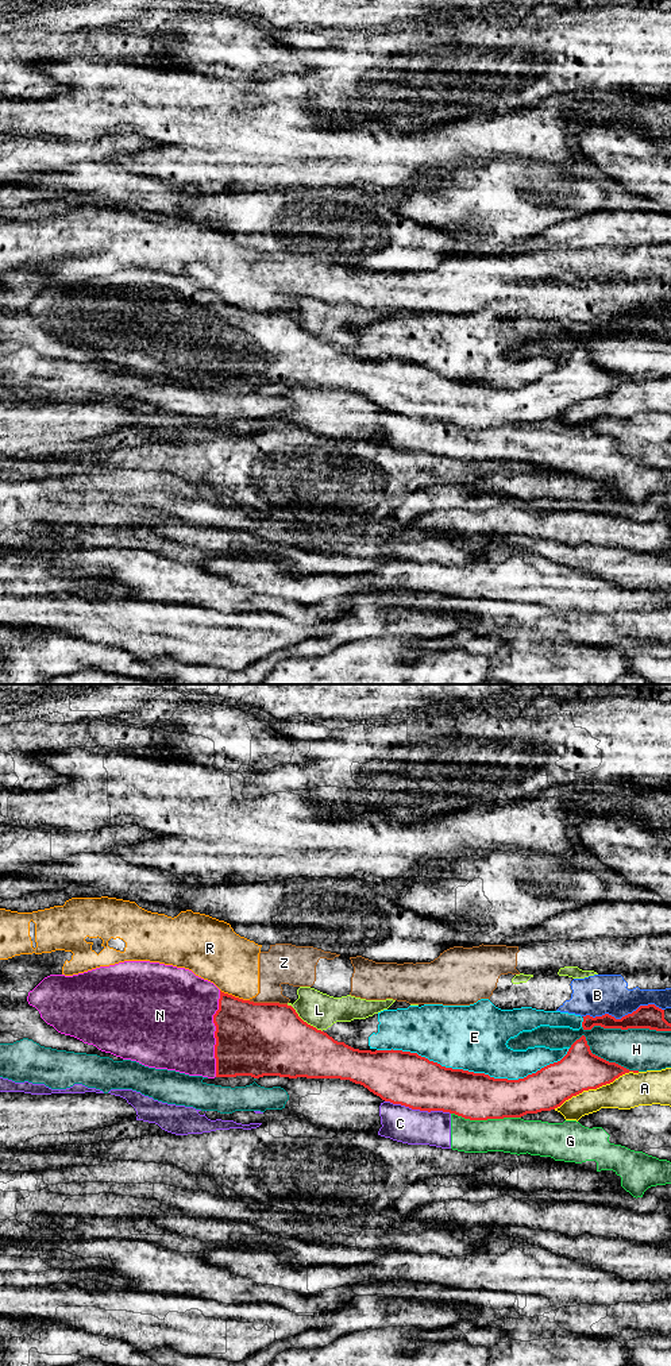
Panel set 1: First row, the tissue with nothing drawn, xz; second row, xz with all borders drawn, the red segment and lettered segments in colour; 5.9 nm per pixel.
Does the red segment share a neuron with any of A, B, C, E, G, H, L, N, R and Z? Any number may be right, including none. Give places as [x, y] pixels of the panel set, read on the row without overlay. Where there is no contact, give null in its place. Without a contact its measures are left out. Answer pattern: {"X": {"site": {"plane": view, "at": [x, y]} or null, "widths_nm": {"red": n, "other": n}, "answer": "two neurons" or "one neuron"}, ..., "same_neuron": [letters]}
{"A": {"site": {"plane": "xz", "at": [596, 397]}, "widths_nm": {"red": 240, "other": 200}, "answer": "two neurons"}, "B": {"site": {"plane": "xz", "at": [623, 325]}, "widths_nm": {"red": 140, "other": 240}, "answer": "two neurons"}, "C": {"site": {"plane": "xz", "at": [417, 417]}, "widths_nm": {"red": 320, "other": 220}, "answer": "two neurons"}, "E": {"site": {"plane": "xz", "at": [474, 382]}, "widths_nm": {"red": 280, "other": 380}, "answer": "two neurons"}, "G": {"site": {"plane": "xz", "at": [486, 428]}, "widths_nm": {"red": 280, "other": 220}, "answer": "two neurons"}, "H": {"site": {"plane": "xz", "at": [627, 338]}, "widths_nm": {"red": 140, "other": 260}, "answer": "two neurons"}, "L": {"site": {"plane": "xz", "at": [303, 330]}, "widths_nm": {"red": 440, "other": 200}, "answer": "two neurons"}, "N": {"site": {"plane": "xz", "at": [215, 343]}, "widths_nm": {"red": 440, "other": 480}, "answer": "one neuron"}, "R": {"site": {"plane": "xz", "at": [234, 305]}, "widths_nm": {"red": 400, "other": 320}, "answer": "two neurons"}, "Z": {"site": {"plane": "xz", "at": [267, 312]}, "widths_nm": {"red": 440, "other": 240}, "answer": "two neurons"}, "same_neuron": ["N"]}

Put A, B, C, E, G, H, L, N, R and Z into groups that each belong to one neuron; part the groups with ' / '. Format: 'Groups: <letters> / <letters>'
Groups: A / B R Z / C G / E / H / L / N

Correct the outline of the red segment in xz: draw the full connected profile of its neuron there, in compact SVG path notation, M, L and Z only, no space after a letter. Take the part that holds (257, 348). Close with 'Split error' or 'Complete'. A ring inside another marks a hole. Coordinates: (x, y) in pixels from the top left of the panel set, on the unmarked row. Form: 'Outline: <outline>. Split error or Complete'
Outline: M124 270L73 285L50 283L28 301L27 310L58 342L149 377L208 387L279 385L350 389L385 410L412 418L450 421L470 429L521 427L527 422L551 420L583 400L610 393L629 381L639 382L593 363L585 344L571 354L560 370L518 389L494 387L485 382L446 377L410 360L359 359L308 333L292 315L243 309L221 301L213 292L196 285L189 278L150 270Z. Split error

